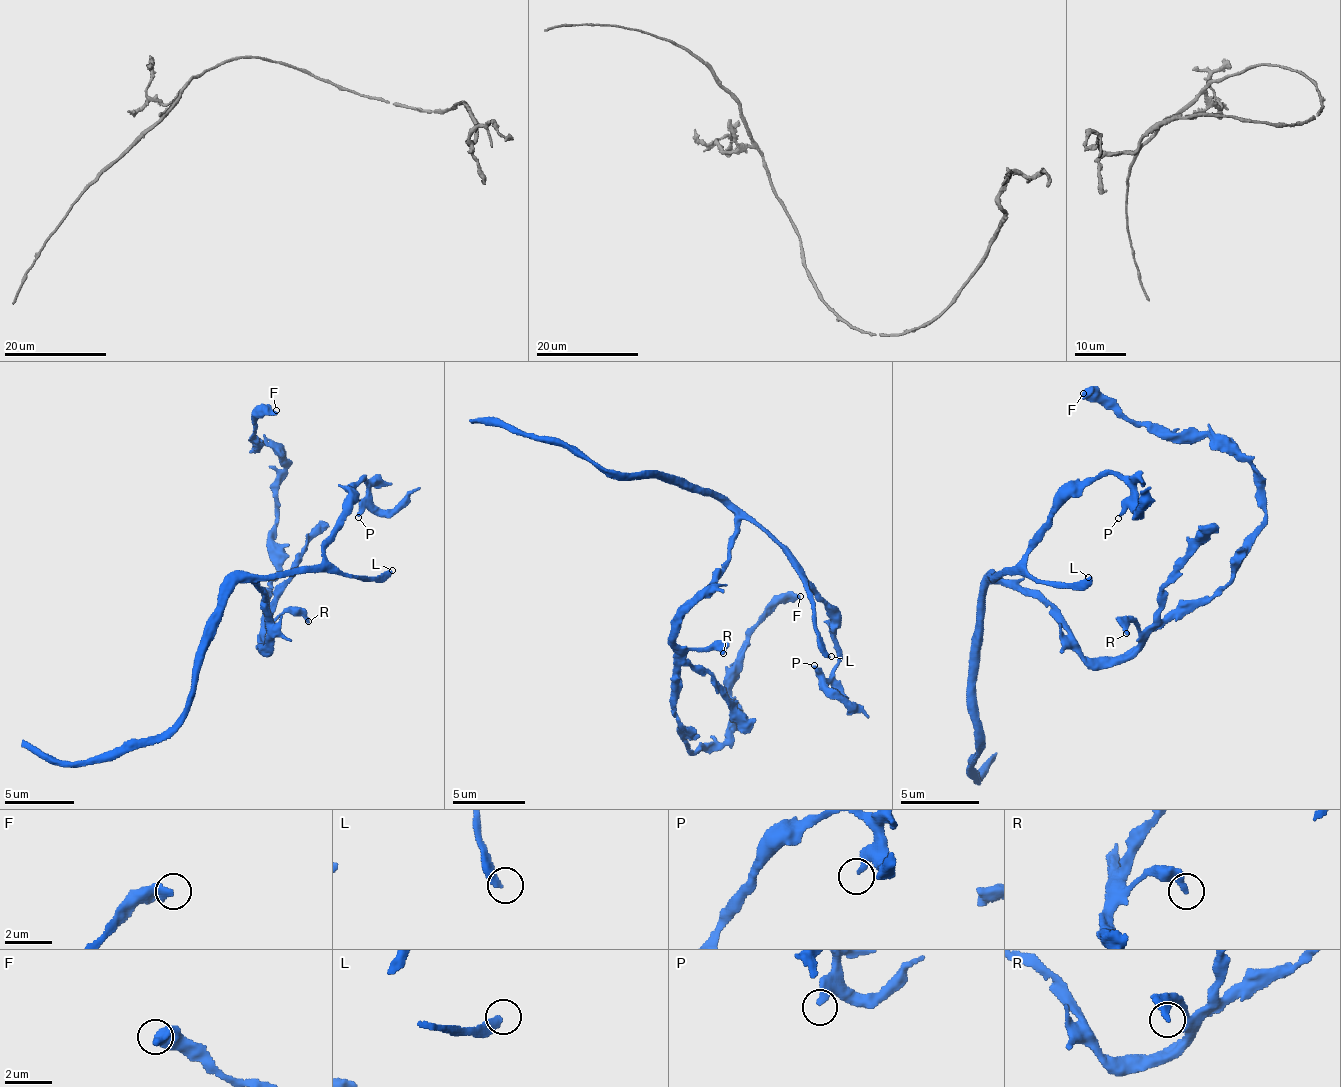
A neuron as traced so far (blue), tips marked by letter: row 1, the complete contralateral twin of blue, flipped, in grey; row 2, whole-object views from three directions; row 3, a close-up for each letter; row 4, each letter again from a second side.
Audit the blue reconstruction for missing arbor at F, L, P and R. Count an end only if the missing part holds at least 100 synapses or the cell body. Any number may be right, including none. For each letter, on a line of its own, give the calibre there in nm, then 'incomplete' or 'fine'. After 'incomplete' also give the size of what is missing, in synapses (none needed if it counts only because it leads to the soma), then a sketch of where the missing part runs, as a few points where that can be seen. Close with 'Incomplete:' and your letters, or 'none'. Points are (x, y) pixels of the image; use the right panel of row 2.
F: 460 nm thick; fine
L: 360 nm thick; incomplete; about 170 synapses
P: 320 nm thick; fine
R: 280 nm thick; fine
Incomplete: L

